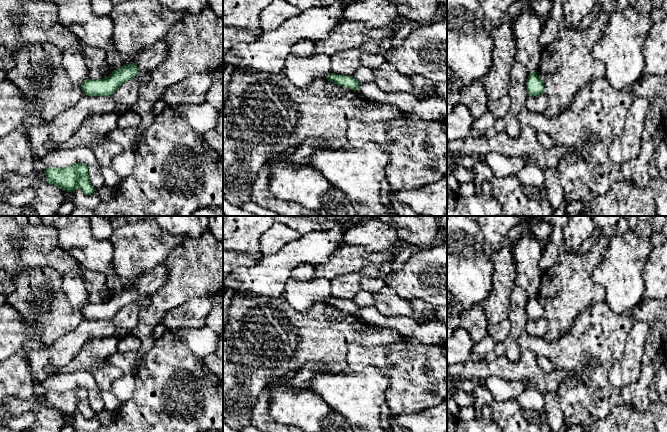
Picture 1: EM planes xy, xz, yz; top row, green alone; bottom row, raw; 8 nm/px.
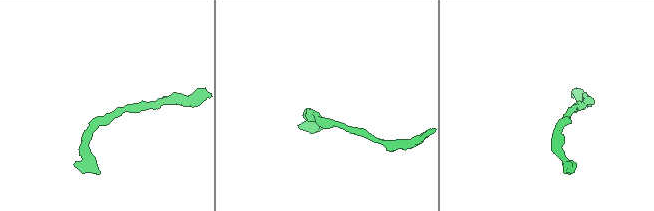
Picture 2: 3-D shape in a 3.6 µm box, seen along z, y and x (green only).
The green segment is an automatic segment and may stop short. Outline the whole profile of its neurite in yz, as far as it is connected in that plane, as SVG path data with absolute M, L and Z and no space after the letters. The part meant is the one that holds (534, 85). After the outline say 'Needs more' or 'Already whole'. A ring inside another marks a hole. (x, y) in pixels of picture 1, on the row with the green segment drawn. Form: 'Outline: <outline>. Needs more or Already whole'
Outline: M536 72L530 73L526 82L529 96L537 96L543 93L544 85Z. Already whole

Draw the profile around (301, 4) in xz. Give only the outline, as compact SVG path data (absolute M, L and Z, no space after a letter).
M287 0L290 4L298 7L301 11L313 7L328 6L338 0Z

